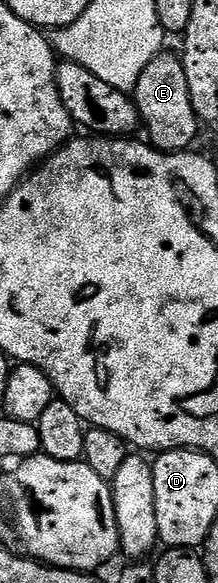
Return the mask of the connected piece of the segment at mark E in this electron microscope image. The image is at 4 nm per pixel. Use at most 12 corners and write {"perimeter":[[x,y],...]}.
{"perimeter":[[161,51],[134,90],[143,132],[182,153],[202,122],[183,60]]}

